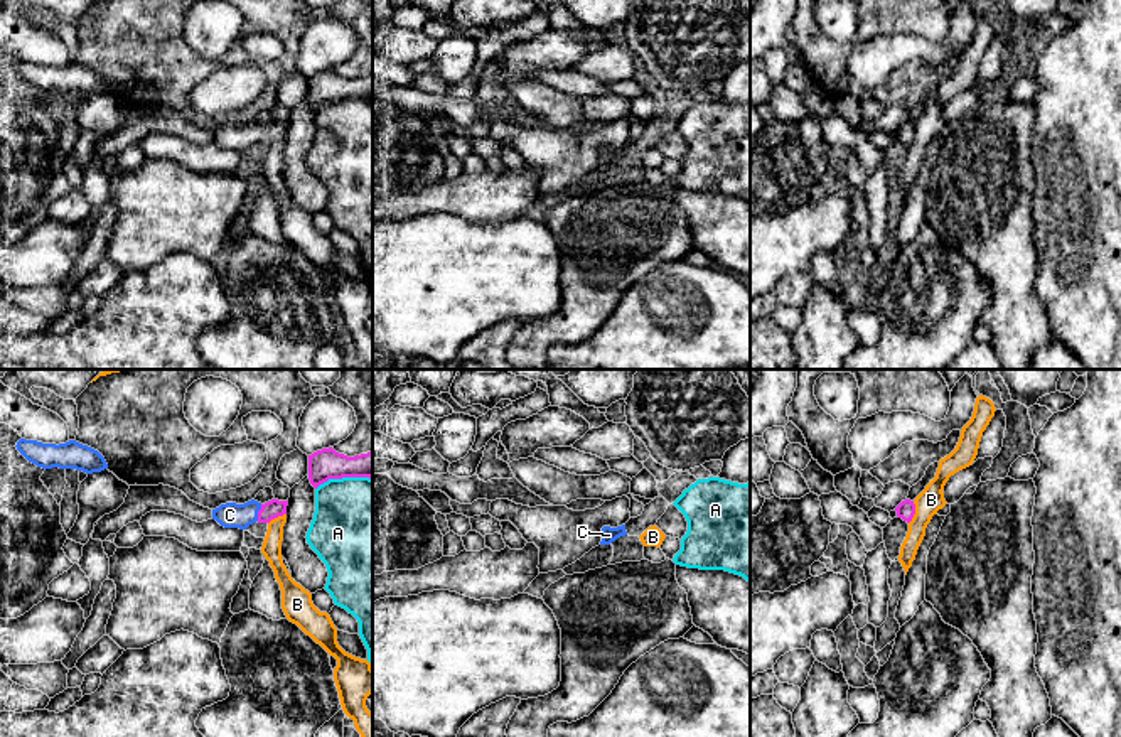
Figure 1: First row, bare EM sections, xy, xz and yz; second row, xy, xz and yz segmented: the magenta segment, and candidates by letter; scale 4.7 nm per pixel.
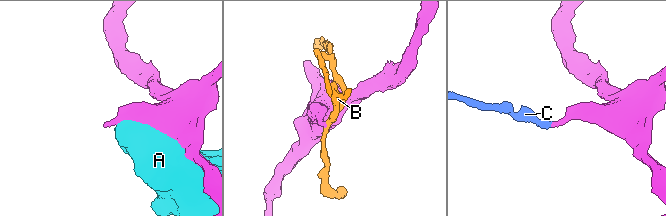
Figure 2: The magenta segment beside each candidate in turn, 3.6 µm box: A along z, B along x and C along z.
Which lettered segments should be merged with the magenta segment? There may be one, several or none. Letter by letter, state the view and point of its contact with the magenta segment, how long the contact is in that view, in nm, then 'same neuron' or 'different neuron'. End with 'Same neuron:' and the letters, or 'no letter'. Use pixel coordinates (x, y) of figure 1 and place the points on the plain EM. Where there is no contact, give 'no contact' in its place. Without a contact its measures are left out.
A: contact xy (343, 98); length 280 nm; different neuron
B: contact yz (914, 135); length 110 nm; different neuron
C: contact xy (258, 135); length 80 nm; same neuron
Same neuron: C

